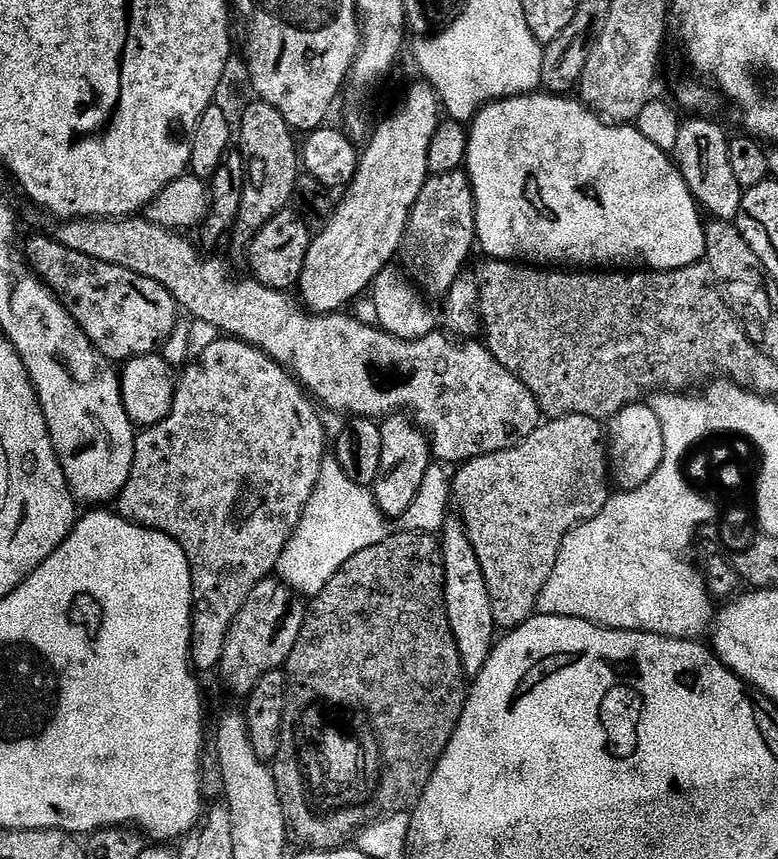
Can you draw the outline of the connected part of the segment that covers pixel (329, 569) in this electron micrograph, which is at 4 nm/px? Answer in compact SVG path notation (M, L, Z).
M325 463L300 525L280 556L279 579L301 597L319 597L320 591L330 583L347 560L389 536L388 525L389 521L367 487L351 475L348 477L338 465Z

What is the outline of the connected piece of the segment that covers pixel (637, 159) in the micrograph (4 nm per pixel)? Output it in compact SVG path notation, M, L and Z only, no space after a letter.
M529 94L527 96L516 96L513 100L493 100L483 108L471 121L470 131L468 132L468 152L466 155L466 172L470 177L471 190L476 199L476 238L478 248L484 251L485 257L493 260L507 260L509 262L523 262L528 266L567 266L572 270L651 270L654 272L669 272L670 270L678 270L679 268L688 268L692 264L699 264L705 259L704 247L706 246L706 238L704 237L705 221L700 220L702 217L701 209L698 207L696 197L692 191L688 189L688 183L680 175L679 168L670 159L669 153L662 151L658 146L654 146L654 142L650 142L650 138L646 138L642 133L627 124L614 124L593 112L587 104L579 99L569 98L564 94Z

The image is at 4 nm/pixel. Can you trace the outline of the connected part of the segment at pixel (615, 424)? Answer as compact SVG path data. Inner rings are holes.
M641 402L623 408L606 428L610 476L615 487L622 492L638 490L664 463L662 422L658 422L656 408L647 408L646 405Z

